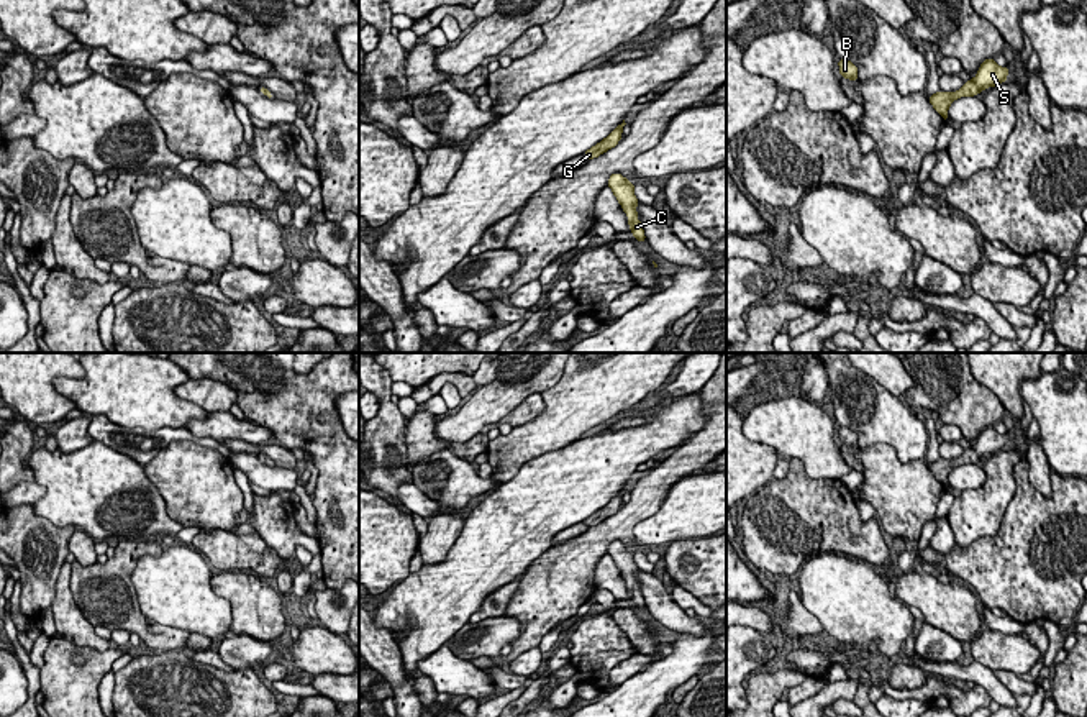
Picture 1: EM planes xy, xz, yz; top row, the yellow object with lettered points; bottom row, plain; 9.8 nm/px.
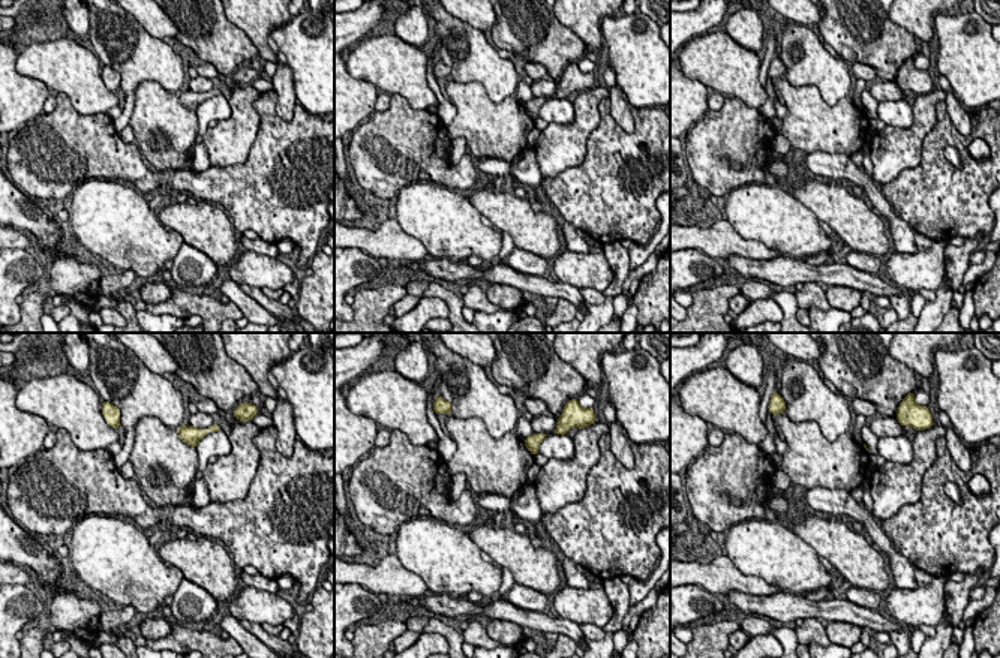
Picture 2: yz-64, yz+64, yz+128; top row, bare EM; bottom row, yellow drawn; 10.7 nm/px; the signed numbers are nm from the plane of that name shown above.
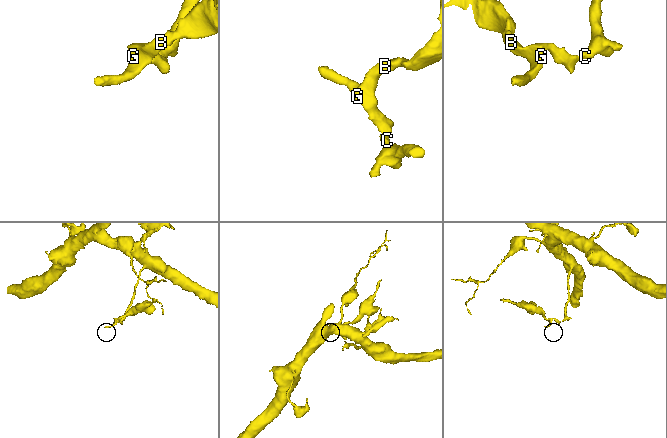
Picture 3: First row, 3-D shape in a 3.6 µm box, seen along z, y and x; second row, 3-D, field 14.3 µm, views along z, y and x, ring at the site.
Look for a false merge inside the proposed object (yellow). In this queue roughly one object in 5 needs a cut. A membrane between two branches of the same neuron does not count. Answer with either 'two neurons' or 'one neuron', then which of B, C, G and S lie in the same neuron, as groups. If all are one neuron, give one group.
one neuron | B C G S

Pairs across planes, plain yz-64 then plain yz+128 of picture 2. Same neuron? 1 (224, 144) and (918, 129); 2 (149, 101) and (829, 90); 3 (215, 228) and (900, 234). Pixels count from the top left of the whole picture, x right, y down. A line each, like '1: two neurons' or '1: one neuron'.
1: one neuron
2: two neurons
3: two neurons

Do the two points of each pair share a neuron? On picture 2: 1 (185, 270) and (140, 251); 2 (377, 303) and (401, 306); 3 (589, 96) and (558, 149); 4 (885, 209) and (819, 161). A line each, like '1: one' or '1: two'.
1: two
2: two
3: one
4: one

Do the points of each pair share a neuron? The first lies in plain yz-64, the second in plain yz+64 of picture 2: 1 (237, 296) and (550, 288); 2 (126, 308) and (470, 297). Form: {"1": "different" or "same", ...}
{"1": "same", "2": "different"}

